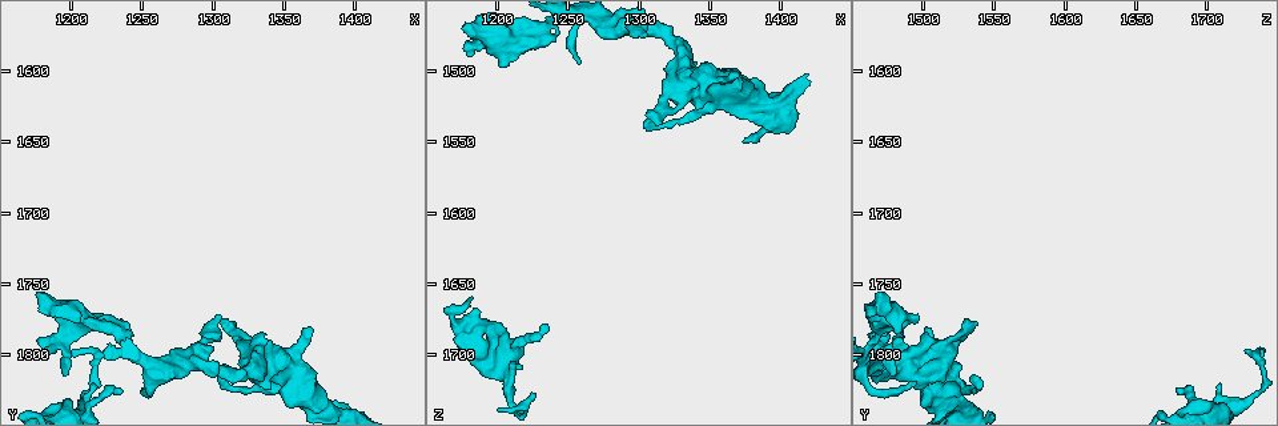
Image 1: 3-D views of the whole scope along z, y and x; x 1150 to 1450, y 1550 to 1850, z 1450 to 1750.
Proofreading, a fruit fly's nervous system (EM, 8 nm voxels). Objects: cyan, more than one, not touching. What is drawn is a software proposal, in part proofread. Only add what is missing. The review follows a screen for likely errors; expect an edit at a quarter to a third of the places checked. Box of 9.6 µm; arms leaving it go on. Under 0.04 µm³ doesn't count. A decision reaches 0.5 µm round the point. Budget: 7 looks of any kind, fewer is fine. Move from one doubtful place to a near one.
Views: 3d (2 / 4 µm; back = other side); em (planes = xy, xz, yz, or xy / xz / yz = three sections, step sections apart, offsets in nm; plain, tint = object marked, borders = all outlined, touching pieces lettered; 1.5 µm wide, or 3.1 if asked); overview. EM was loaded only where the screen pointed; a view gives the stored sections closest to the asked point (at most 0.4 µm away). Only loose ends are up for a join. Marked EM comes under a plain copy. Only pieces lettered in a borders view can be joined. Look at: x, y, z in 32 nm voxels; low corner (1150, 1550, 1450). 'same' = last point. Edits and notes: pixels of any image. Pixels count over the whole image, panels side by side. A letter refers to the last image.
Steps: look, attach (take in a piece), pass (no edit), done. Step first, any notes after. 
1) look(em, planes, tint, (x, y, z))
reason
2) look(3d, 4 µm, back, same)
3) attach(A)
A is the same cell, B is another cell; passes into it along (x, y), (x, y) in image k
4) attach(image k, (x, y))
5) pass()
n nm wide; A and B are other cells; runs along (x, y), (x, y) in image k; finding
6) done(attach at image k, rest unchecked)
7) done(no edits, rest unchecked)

look(em, xy, step 8, borders, (1176, 1756, 1470))
branch stops here

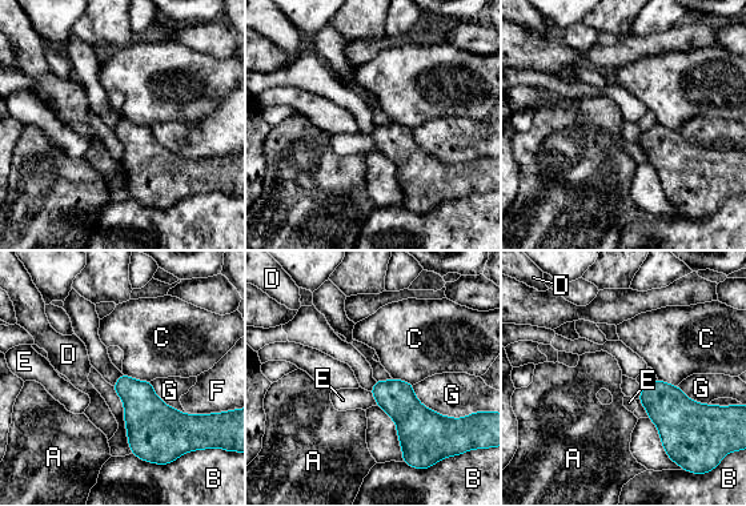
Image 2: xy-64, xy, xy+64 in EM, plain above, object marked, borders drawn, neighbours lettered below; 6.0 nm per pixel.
pass()
A, B, C, D, E, F and G are other cells; border along (123, 373), (149, 382) in image 2; none of them fits

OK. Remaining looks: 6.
look(3d, 2 µm, (1310, 1814, 1536))
free end

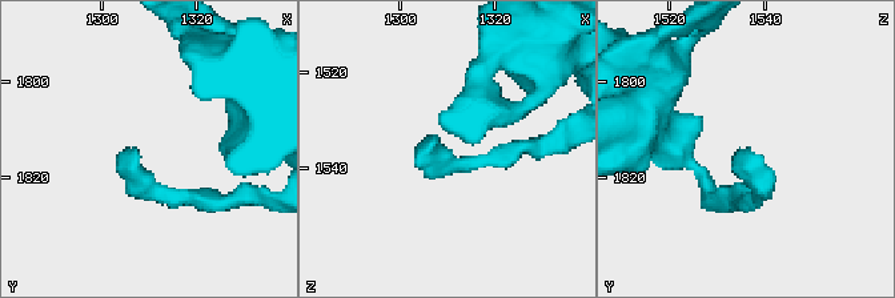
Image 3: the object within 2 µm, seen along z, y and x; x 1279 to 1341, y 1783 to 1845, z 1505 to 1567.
look(em, xy, step 8, borders, (1308, 1815, 1535))
now the EM

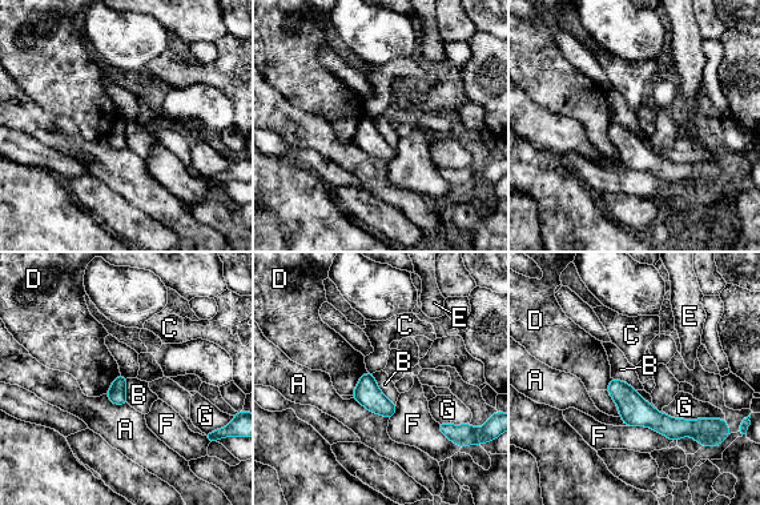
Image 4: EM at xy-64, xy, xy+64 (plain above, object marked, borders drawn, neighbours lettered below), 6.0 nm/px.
look(em, planes, borders, same)
cut it another way

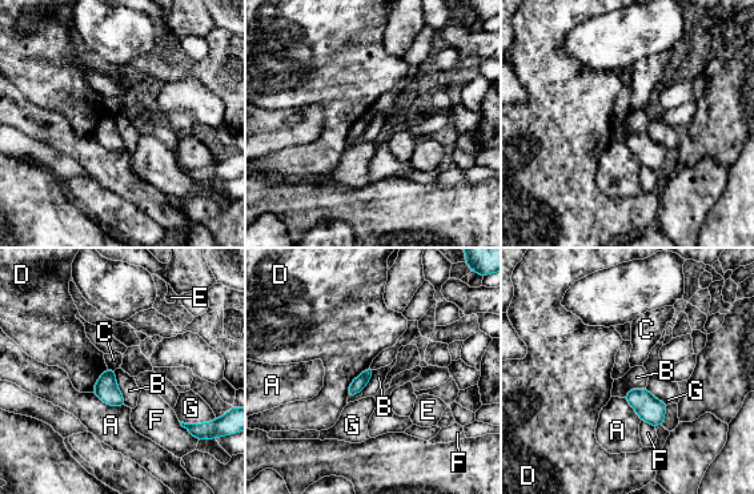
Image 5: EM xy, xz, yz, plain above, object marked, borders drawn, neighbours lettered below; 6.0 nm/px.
pass()
80 nm wide; A, B, C, D, E, F and G are other cells; border along (113, 370), (116, 385), (127, 405) in image 5; none of them fits

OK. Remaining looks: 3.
look(3d, 2 µm, (1236, 1826, 1680))
branch stops here

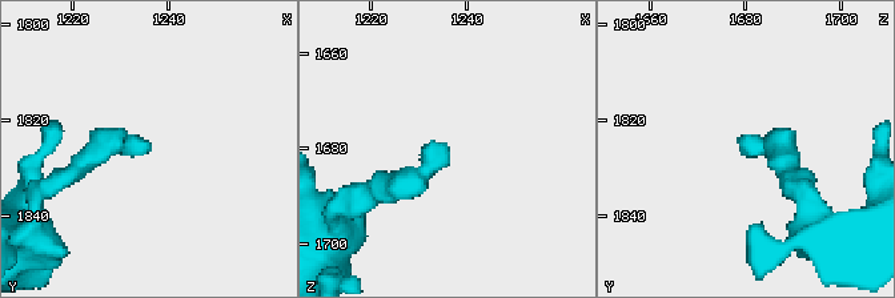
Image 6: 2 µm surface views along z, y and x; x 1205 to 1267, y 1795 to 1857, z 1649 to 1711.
look(em, planes, borders, (1234, 1826, 1679))

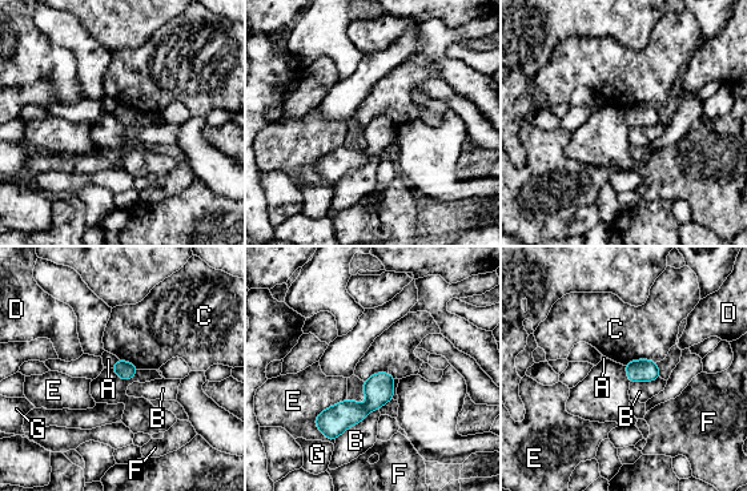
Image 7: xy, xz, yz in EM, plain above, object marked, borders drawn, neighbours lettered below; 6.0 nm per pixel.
pass()
A, B, C, D, E, F and G are other cells; border along (378, 409), (372, 410), (336, 439) in image 7; no lettered piece goes on from it

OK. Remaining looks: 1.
done(no edits, rest unchecked)

